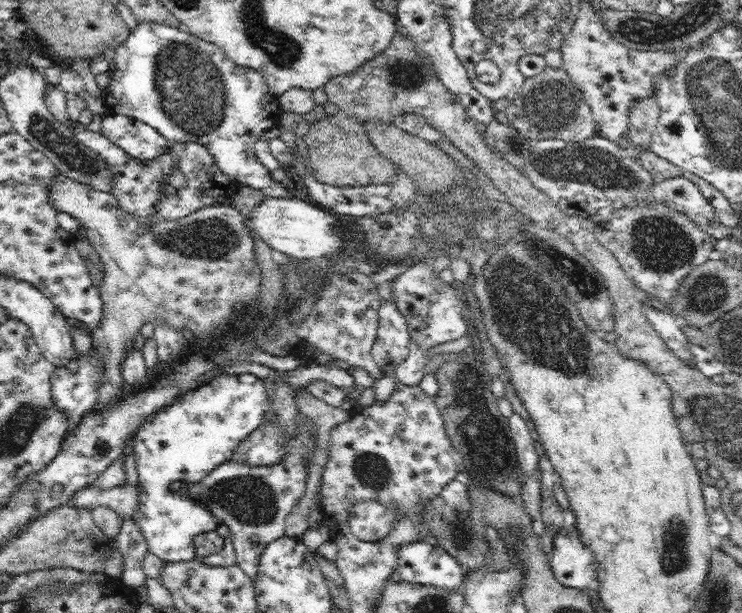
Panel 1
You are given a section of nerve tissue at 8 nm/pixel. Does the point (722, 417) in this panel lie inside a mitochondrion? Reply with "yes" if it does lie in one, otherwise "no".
yes

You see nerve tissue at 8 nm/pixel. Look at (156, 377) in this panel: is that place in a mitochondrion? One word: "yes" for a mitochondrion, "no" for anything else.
no

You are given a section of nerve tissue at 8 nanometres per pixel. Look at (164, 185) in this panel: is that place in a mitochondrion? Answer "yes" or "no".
no

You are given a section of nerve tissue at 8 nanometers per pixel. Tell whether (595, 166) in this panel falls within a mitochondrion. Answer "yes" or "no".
yes

